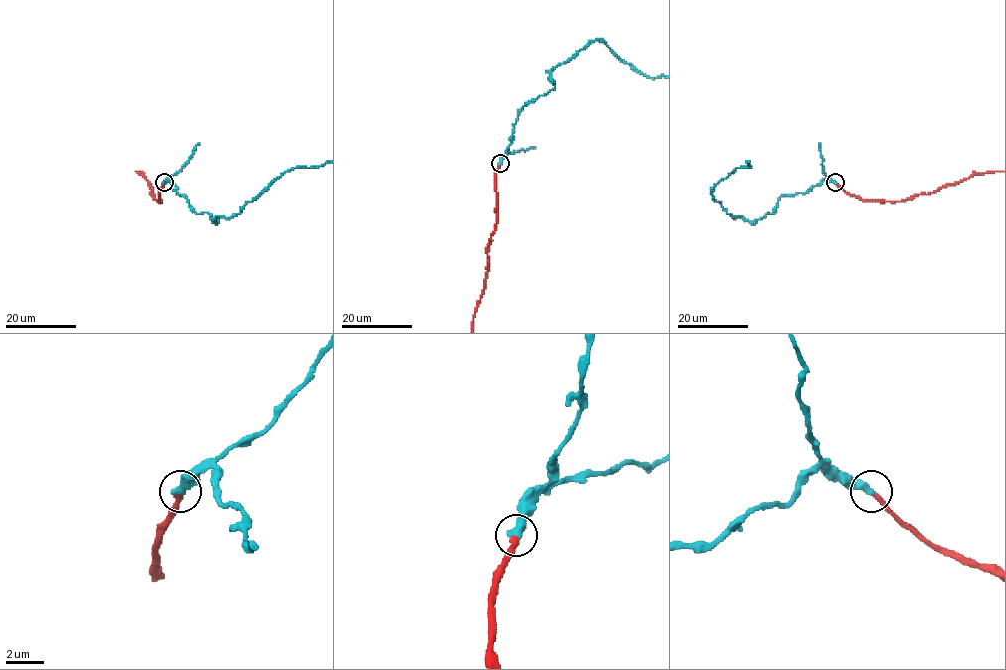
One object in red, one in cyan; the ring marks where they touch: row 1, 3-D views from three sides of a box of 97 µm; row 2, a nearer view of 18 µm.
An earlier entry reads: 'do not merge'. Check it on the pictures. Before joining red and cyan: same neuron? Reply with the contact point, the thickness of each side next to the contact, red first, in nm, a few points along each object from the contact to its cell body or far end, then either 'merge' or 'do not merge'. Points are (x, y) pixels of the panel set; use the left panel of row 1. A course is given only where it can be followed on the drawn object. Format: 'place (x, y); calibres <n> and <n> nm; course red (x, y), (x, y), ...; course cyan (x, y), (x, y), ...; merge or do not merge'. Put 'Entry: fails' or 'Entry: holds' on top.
Entry: fails
place (164, 182); calibres 280 and 460 nm; course cyan (164, 182), (169, 178), (198, 214), (207, 211), (215, 221), (237, 215), (285, 172); merge

